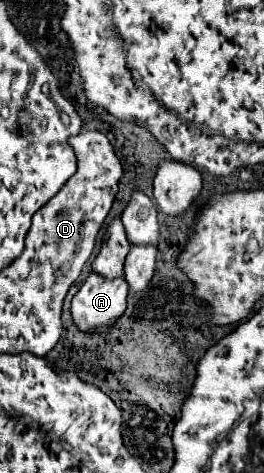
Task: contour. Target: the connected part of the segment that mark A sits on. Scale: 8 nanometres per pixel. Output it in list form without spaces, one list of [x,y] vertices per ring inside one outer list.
[[[89,274],[85,284],[71,300],[71,320],[83,332],[109,330],[125,312],[129,286],[125,278],[101,278],[99,274]]]

